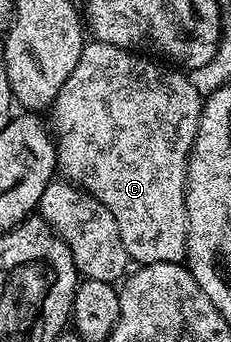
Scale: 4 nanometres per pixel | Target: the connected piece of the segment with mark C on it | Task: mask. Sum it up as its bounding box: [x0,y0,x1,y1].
[48,42,204,265]

